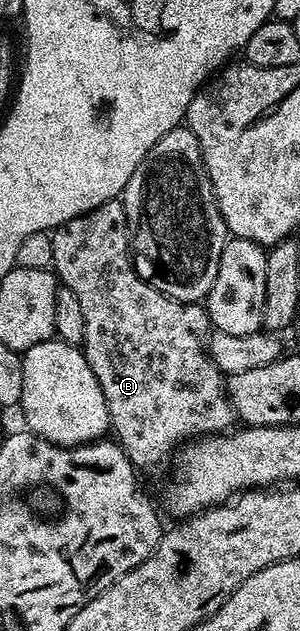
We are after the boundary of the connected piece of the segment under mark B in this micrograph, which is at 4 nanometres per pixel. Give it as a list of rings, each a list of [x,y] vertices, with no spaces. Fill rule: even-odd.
[[[110,199],[97,209],[89,209],[89,213],[81,213],[73,217],[73,221],[65,221],[60,227],[56,227],[50,232],[53,241],[53,268],[58,282],[67,287],[77,297],[77,302],[81,305],[81,314],[85,316],[85,333],[81,350],[85,361],[89,361],[89,369],[93,369],[93,377],[101,385],[101,393],[105,393],[105,405],[109,405],[109,417],[111,418],[111,431],[123,452],[129,457],[129,461],[140,472],[147,471],[150,467],[159,467],[163,462],[170,460],[176,454],[178,448],[184,443],[198,439],[204,435],[218,435],[227,433],[236,426],[237,416],[230,399],[227,398],[227,384],[225,376],[219,370],[217,364],[211,359],[208,348],[205,344],[209,339],[209,328],[211,318],[207,315],[206,306],[199,303],[182,303],[179,299],[169,297],[153,285],[146,283],[135,271],[135,265],[131,257],[131,236],[127,230],[127,214],[119,199]]]

